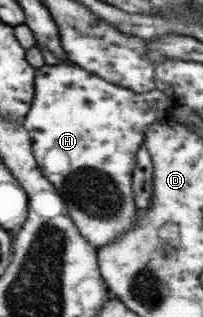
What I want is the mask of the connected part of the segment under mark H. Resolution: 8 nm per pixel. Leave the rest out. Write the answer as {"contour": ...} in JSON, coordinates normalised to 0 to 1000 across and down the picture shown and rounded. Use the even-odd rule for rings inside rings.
{"contour":[[[286,196],[271,205],[217,202],[207,211],[182,215],[167,243],[167,278],[167,315],[158,319],[158,331],[148,331],[148,347],[128,356],[128,372],[113,379],[118,401],[128,401],[128,410],[148,420],[158,483],[167,483],[167,495],[177,495],[177,508],[187,508],[187,527],[207,533],[207,546],[217,546],[227,565],[266,584],[286,612],[305,618],[305,631],[325,634],[345,691],[384,719],[399,744],[414,744],[443,770],[488,785],[537,770],[552,757],[567,757],[591,738],[655,719],[675,694],[675,675],[690,672],[690,659],[660,644],[655,599],[655,543],[670,524],[670,479],[690,470],[690,457],[709,451],[714,401],[759,385],[808,379],[852,347],[862,334],[857,315],[778,281],[690,297],[640,281],[601,278],[394,215],[384,205],[335,196]]]}

